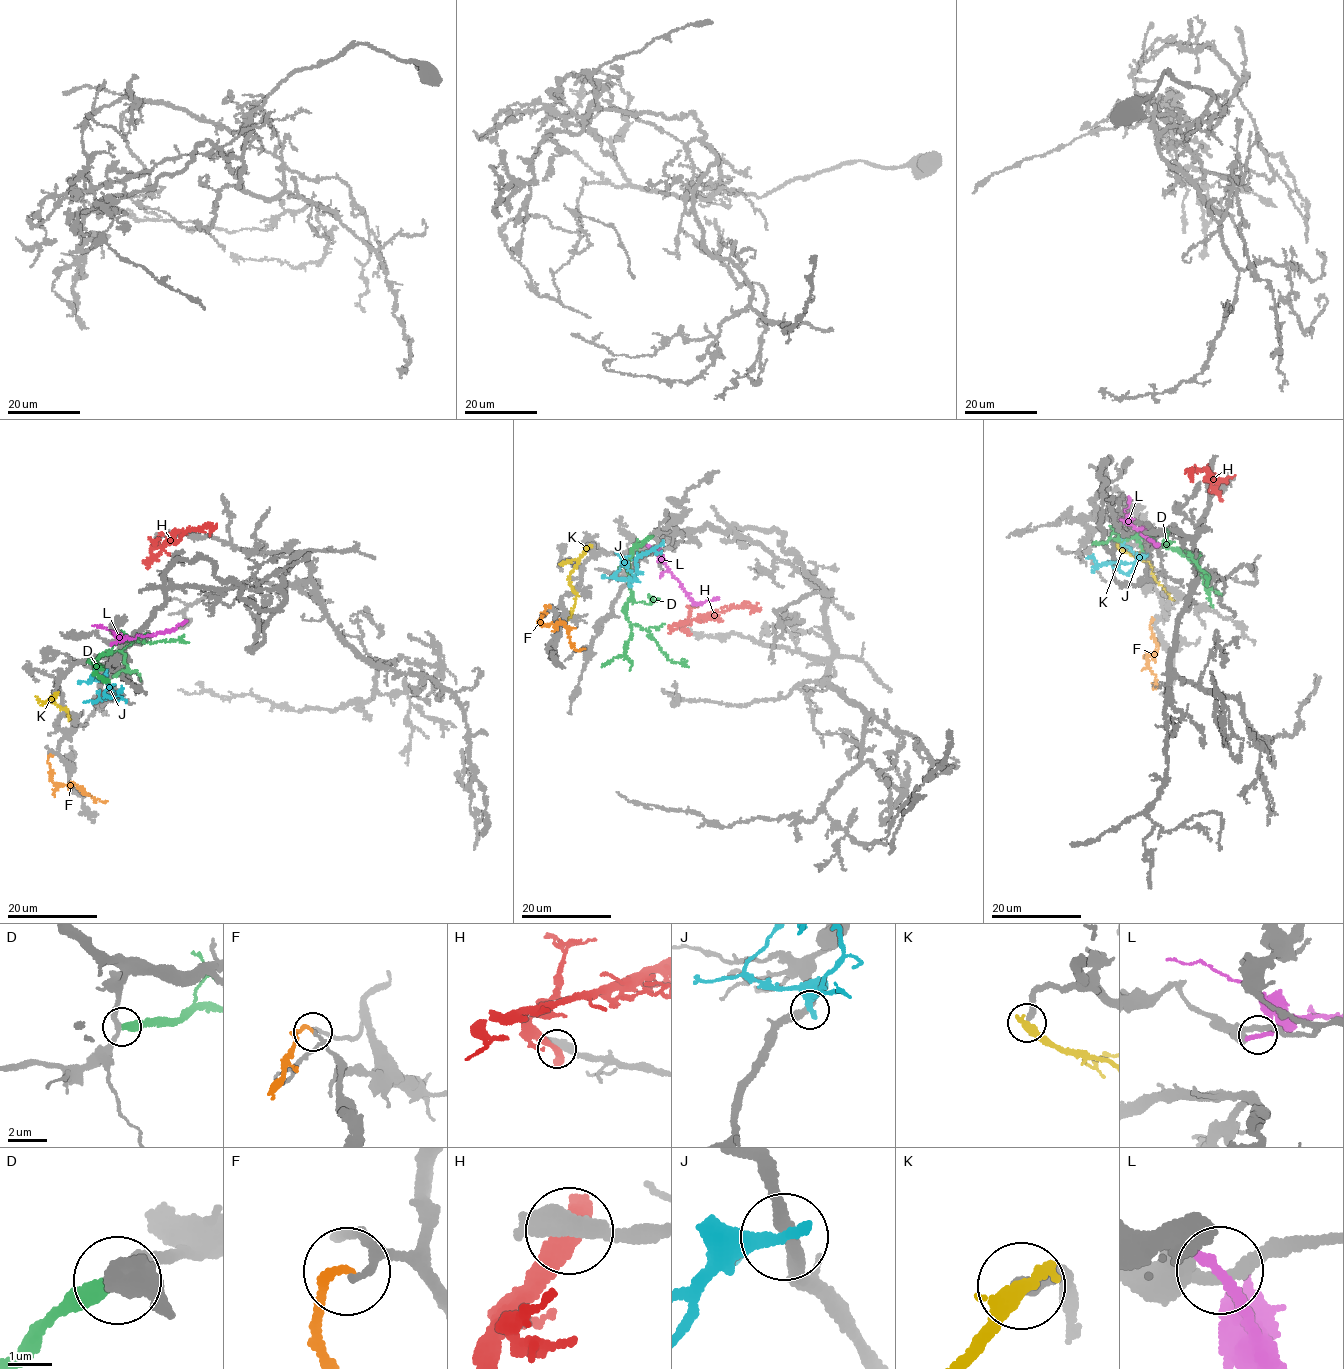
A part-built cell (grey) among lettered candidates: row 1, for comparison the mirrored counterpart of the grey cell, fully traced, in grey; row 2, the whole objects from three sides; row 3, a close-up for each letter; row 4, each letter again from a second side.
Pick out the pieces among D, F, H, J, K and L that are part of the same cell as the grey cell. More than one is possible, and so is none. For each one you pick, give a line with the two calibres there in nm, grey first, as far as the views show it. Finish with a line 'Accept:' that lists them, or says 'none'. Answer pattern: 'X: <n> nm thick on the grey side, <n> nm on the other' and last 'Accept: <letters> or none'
Accept: none

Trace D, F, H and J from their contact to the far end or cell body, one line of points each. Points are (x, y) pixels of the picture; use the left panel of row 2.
D: (109, 681), (94, 673), (97, 669), (94, 664), (102, 653), (120, 651), (137, 640), (188, 643)
F: (50, 755), (48, 757), (51, 781), (62, 785), (74, 784), (96, 799), (106, 801)
H: (160, 535), (154, 555), (179, 530), (214, 528), (217, 523)
J: (105, 673), (109, 686), (106, 695), (114, 698), (119, 691), (122, 692)

